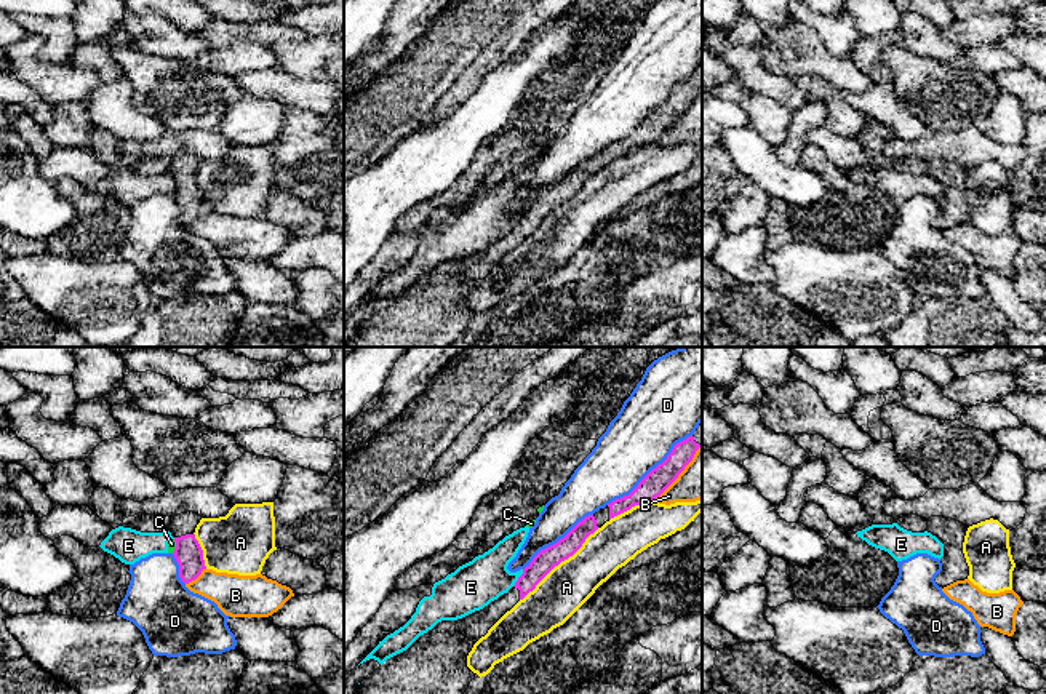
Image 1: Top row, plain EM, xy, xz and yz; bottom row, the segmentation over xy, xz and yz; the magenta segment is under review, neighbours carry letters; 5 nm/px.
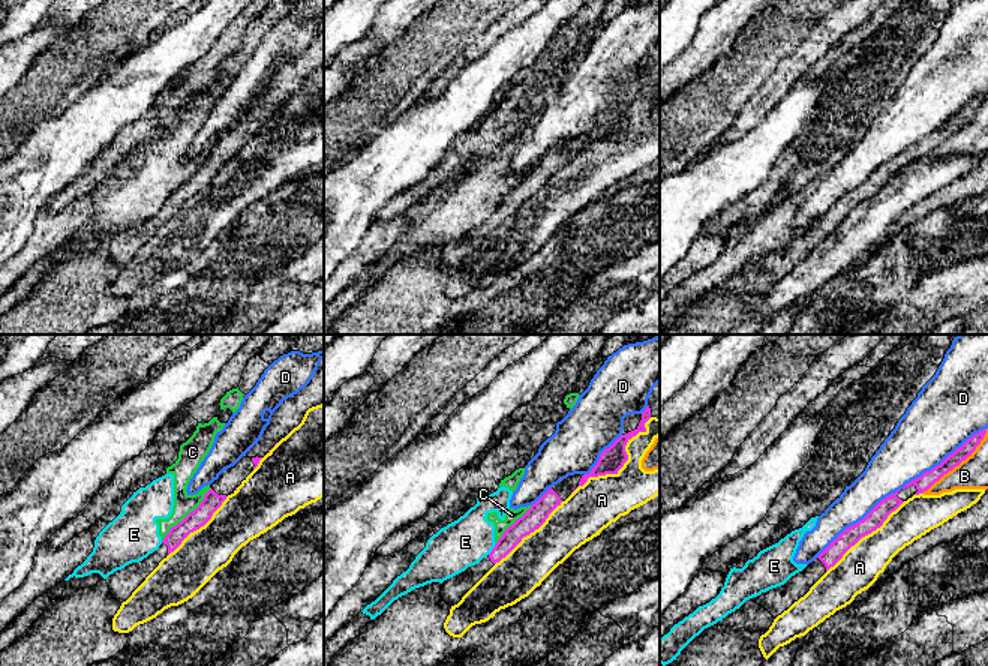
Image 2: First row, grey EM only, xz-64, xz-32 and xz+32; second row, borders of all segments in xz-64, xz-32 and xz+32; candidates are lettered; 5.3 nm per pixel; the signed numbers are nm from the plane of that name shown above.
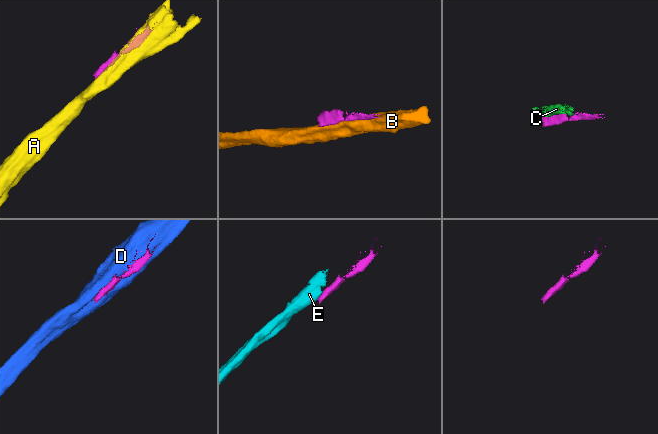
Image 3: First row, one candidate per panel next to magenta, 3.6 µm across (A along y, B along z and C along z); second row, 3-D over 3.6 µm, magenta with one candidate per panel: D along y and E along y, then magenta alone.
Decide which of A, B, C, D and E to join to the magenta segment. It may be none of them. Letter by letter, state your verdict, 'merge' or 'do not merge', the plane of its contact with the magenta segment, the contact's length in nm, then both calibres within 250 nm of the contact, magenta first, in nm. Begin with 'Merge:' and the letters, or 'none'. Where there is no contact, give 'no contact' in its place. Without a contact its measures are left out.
Merge: none
A: do not merge; contact in xz; length 550 nm; calibres 110 and 240 nm
B: do not merge; contact in xy; length 130 nm; calibres 140 and 220 nm
C: do not merge; contact in xy; length 70 nm; calibres 140 and 50 nm
D: do not merge; contact in xz; length 550 nm; calibres 120 and 320 nm
E: do not merge; contact in xz; length 110 nm; calibres 110 and 240 nm

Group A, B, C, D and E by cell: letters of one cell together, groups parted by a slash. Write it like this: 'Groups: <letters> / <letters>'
Groups: A / B / C E / D

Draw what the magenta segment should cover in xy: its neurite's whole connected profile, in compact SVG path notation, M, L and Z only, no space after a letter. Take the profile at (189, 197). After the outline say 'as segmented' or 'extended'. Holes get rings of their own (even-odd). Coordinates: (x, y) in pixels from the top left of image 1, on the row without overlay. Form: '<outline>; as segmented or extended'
M194 154L171 160L170 174L176 184L173 197L179 206L179 219L184 225L195 222L206 211L203 192L194 176L200 162L202 158Z; extended

